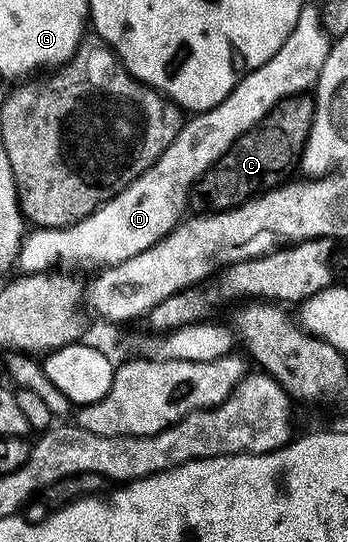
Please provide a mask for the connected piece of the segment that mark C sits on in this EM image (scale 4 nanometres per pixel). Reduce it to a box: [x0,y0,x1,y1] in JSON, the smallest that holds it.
[189,94,314,214]

